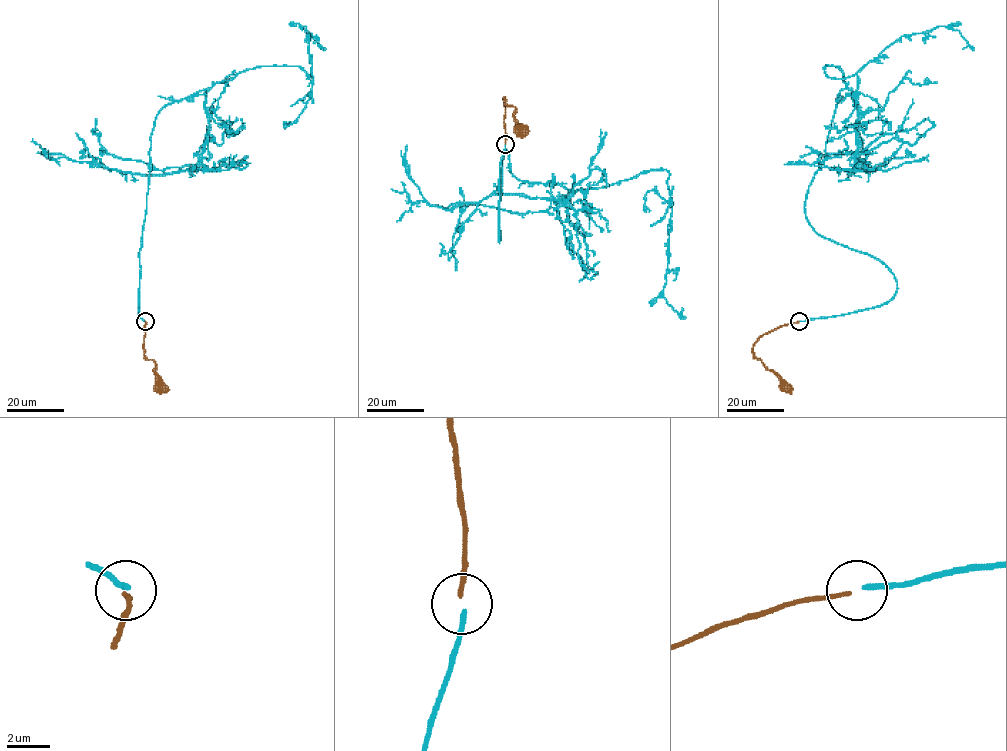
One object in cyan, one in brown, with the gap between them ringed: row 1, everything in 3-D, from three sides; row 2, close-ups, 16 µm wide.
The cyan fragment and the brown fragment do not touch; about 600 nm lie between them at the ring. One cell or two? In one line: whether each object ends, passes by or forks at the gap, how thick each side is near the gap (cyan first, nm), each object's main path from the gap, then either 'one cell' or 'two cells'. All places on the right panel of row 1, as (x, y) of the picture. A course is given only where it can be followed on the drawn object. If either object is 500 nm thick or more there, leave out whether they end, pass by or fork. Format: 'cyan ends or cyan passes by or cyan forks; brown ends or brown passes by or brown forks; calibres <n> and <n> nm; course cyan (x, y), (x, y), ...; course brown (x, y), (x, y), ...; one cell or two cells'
cyan ends; brown ends; calibres 240 and 190 nm; course cyan (799, 321), (897, 289), (807, 218), (846, 85), (825, 66), (855, 75), (939, 26), (972, 49); course brown (798, 321), (762, 334), (752, 348), (754, 355), (785, 387); two cells

